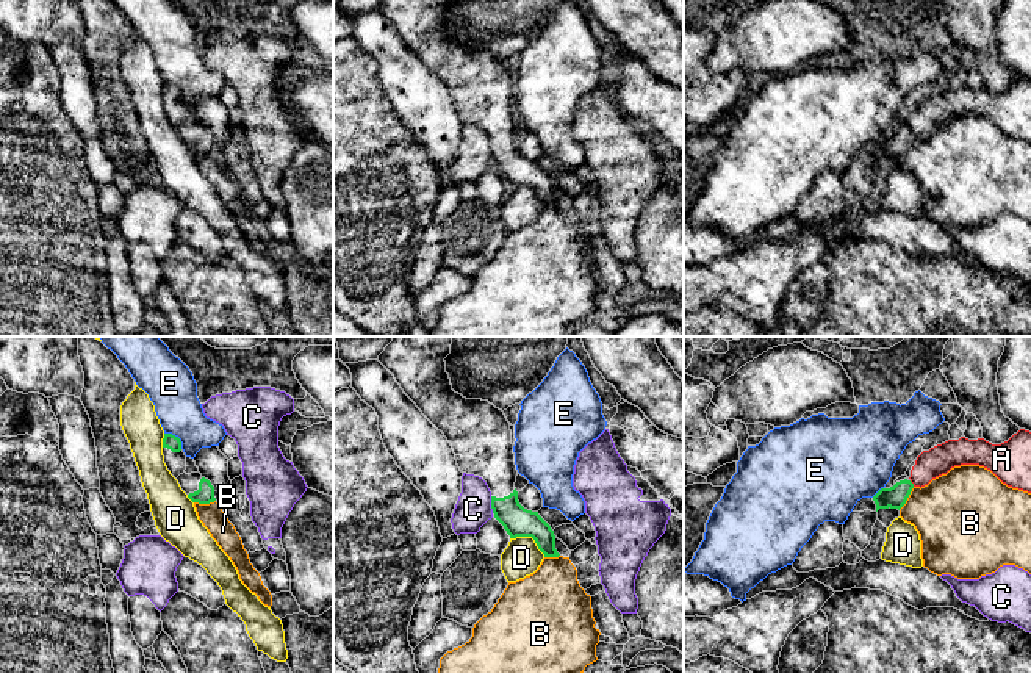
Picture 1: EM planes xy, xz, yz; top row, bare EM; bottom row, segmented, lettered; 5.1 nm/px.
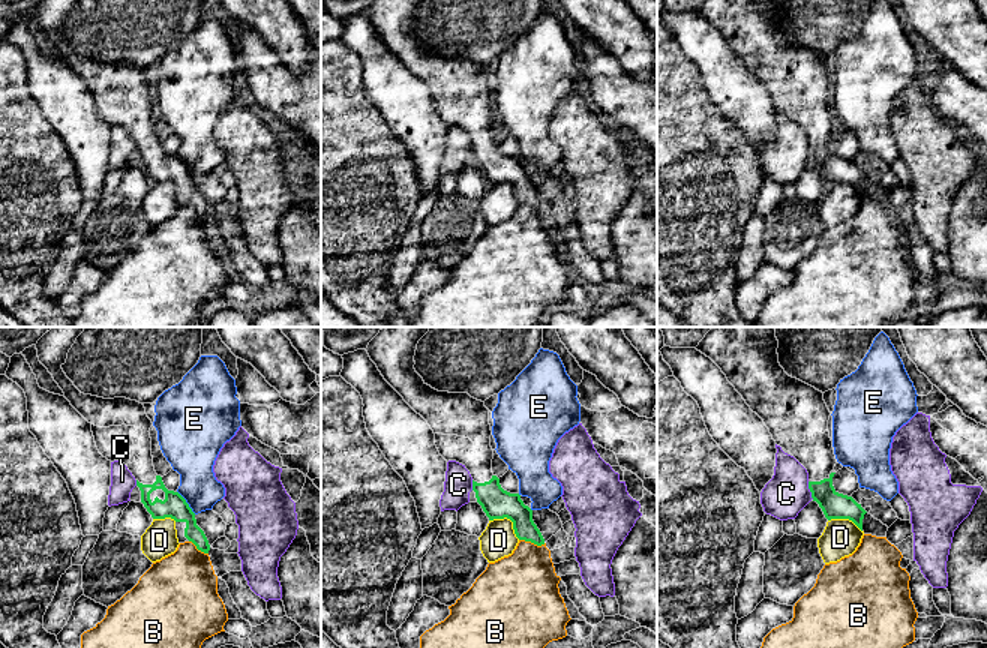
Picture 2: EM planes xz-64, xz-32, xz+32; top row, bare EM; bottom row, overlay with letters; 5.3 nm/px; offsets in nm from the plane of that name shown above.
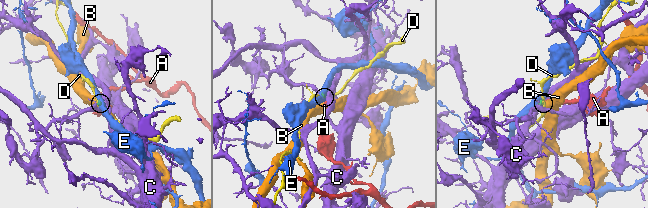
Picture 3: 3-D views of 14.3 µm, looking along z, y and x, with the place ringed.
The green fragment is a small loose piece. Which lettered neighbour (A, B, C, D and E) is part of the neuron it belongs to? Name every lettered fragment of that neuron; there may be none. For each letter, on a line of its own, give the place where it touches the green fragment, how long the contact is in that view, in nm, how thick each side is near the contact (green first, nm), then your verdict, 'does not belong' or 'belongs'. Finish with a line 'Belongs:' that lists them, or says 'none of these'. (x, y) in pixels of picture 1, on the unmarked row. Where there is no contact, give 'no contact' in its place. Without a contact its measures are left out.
A: yz (912, 133) | 40 nm | 120/150 nm | belongs
B: yz (908, 146) | 150 nm | 120/400 nm | does not belong
C: xz (492, 154) | 90 nm | 160/190 nm | does not belong
D: xz (531, 185) | 200 nm | 160/190 nm | does not belong
E: xy (177, 86) | 130 nm | 80/240 nm | does not belong
Belongs: A

